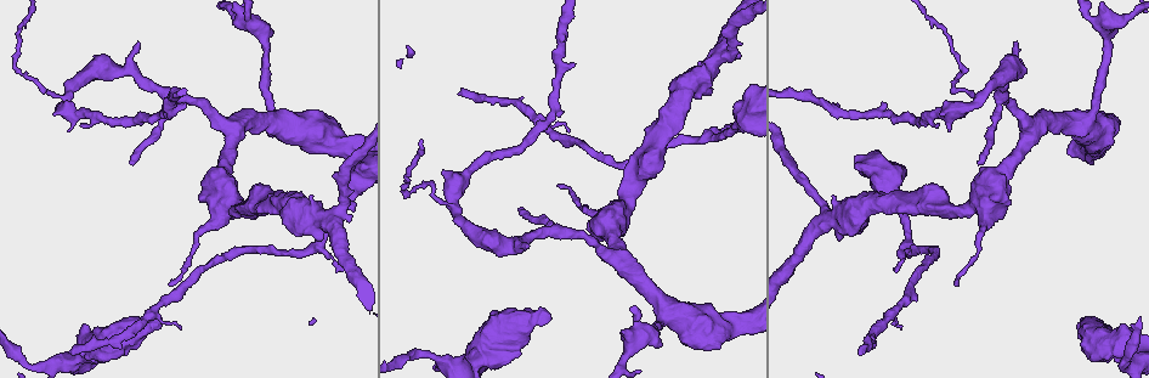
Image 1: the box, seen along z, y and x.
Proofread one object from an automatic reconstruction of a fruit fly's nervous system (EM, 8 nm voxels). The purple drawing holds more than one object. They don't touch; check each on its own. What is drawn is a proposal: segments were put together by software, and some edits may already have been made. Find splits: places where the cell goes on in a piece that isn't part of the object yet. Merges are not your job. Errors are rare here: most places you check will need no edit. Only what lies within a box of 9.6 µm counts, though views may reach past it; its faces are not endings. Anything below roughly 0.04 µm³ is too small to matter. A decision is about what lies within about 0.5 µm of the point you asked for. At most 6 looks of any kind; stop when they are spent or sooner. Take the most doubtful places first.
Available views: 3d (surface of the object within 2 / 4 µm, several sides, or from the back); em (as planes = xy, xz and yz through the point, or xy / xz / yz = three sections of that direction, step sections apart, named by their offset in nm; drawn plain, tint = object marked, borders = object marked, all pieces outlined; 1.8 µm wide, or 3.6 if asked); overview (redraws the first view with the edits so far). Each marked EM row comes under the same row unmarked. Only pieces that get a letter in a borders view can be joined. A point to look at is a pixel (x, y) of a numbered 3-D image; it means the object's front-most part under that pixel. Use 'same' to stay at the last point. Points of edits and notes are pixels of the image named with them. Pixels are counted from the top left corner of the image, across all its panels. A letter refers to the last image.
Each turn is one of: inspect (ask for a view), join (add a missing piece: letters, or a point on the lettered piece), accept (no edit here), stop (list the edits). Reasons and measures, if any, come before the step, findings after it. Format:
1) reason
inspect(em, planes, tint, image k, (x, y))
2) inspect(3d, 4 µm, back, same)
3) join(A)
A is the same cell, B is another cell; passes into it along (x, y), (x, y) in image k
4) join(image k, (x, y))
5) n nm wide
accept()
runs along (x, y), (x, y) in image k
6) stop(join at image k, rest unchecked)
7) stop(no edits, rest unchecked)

branch stops here
inspect(em, yz, step 8, tint, image 1, (72, 353))

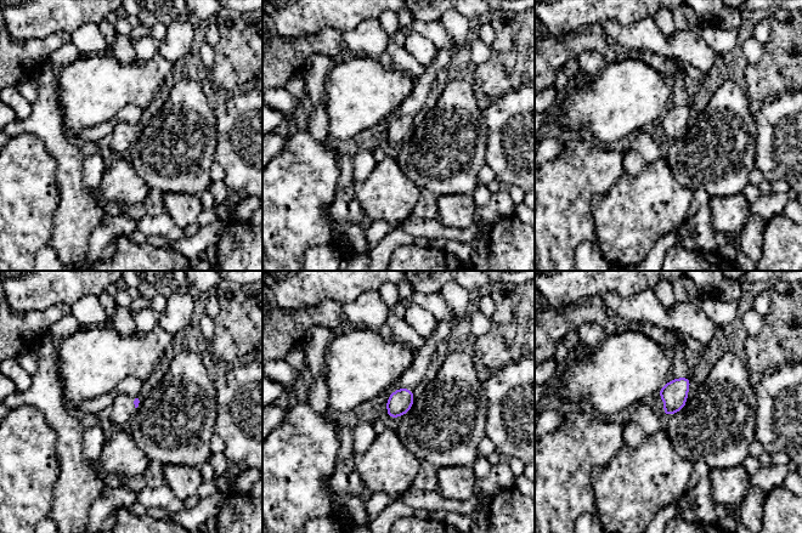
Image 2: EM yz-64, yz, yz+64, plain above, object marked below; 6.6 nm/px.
cut it another way
inspect(em, planes, tint, same)

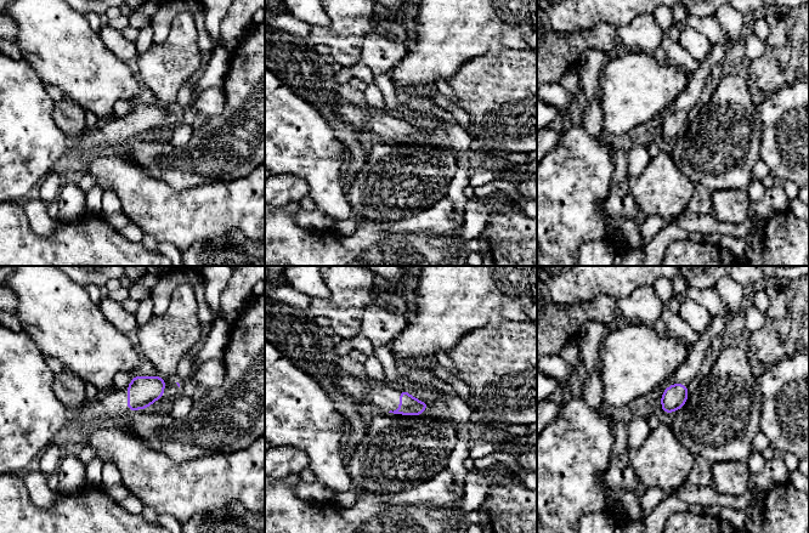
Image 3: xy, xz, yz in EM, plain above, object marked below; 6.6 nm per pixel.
inspect(em, planes, borders, same)

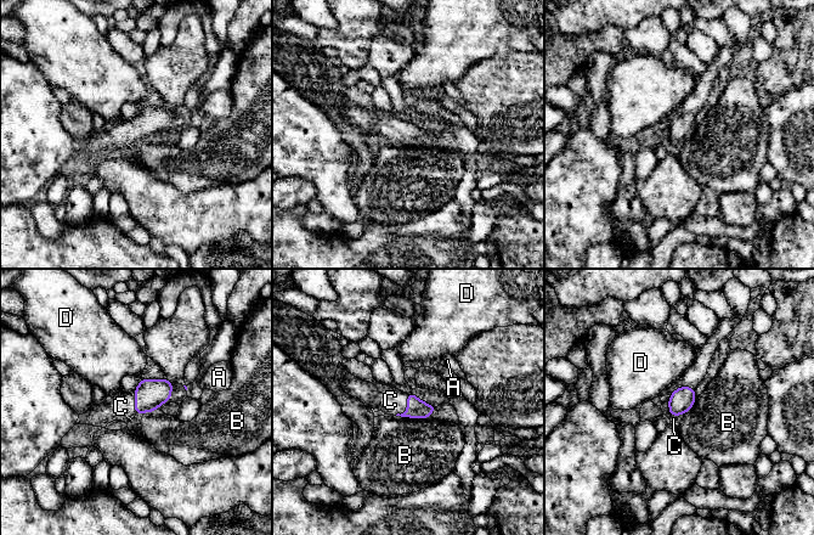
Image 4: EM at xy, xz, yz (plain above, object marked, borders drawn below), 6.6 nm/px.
join(C)
C is the same cell, A, B and D are other cells; the cell continues

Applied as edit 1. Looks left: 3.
branch stops here
inspect(em, xz, step 16, borders, image 1, (550, 319))

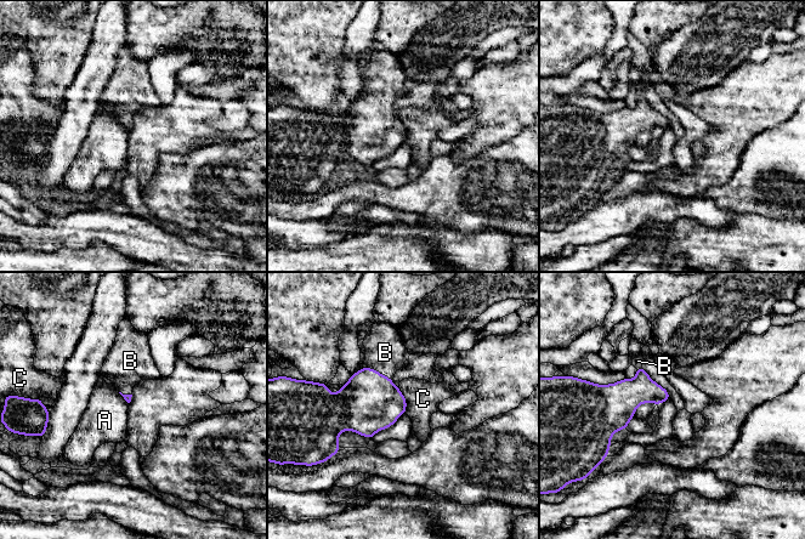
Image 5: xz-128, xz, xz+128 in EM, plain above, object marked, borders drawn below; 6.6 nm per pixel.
cut it another way
inspect(em, planes, borders, same)

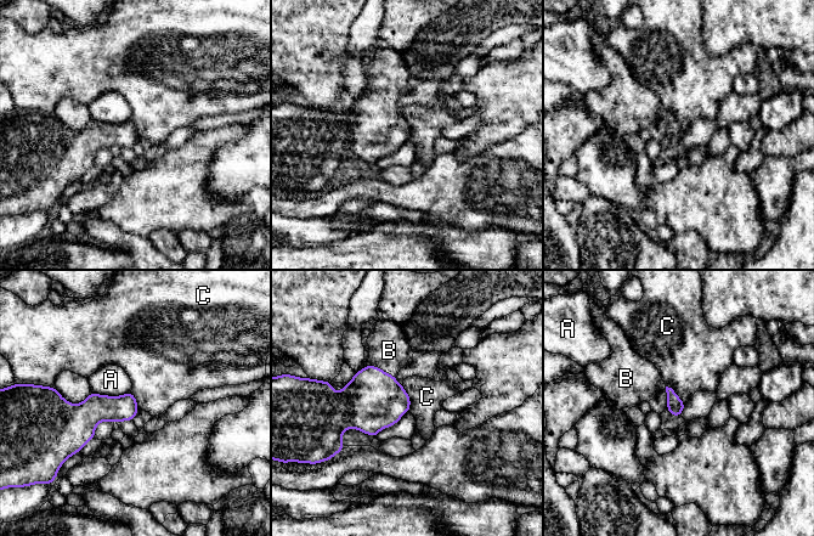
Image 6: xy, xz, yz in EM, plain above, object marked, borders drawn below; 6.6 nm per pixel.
join(B)
B is the same cell, A and C are other cells; it goes on there

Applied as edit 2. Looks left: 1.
stop(join at image 4, join at image 6, rest unchecked)

